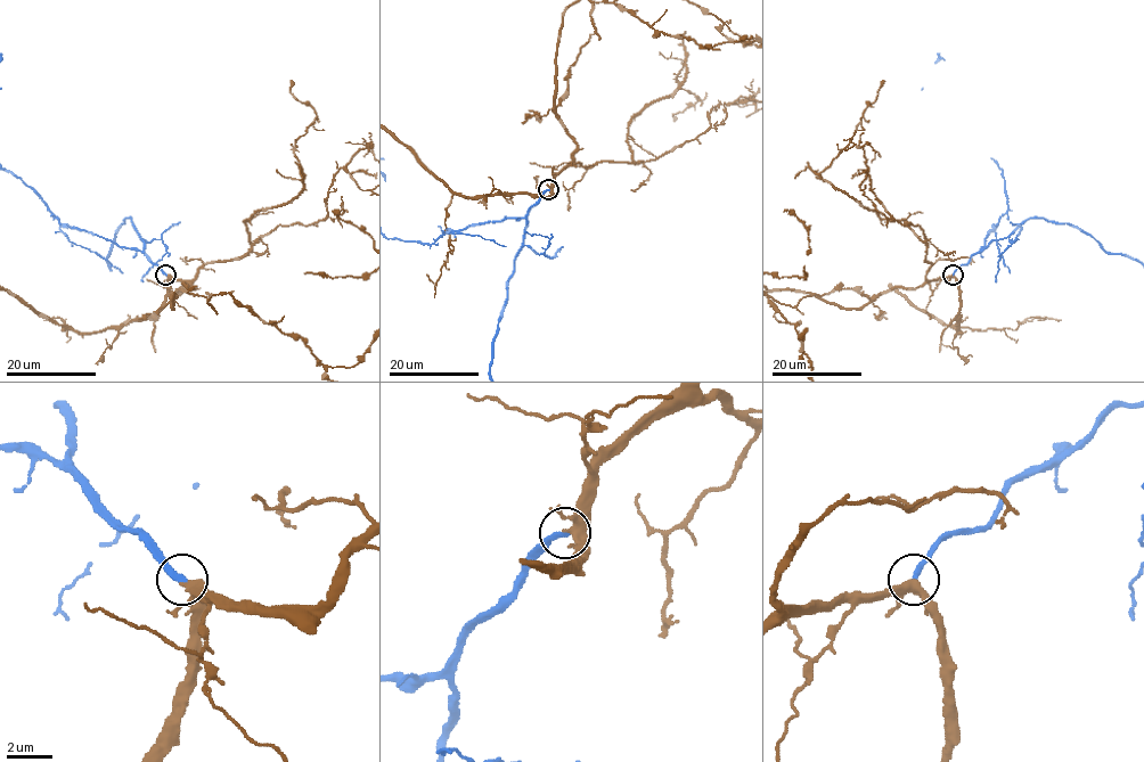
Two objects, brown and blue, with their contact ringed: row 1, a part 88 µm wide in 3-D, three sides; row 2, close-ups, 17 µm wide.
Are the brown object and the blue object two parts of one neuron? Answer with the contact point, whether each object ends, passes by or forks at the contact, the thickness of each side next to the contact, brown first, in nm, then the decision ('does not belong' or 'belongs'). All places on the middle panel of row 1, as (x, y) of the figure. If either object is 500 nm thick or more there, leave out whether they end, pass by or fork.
place (548, 189); brown forks; blue ends; calibres 280 and 280 nm; belongs

